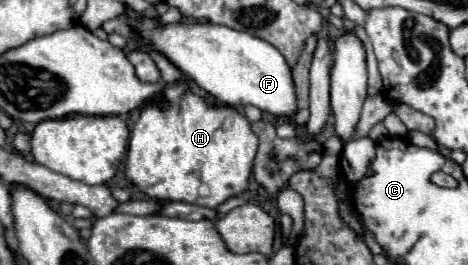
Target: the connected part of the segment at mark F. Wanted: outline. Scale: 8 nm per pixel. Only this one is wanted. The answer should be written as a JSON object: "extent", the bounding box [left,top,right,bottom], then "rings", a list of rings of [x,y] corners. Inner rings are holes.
{"extent":[137,20,299,118],"rings":[[[143,20],[137,24],[137,30],[143,36],[143,50],[159,50],[165,54],[187,78],[191,78],[221,104],[251,104],[273,116],[289,118],[299,110],[291,68],[287,66],[283,54],[269,42],[251,36],[249,32],[239,32],[209,22],[159,26],[157,20]]]}

